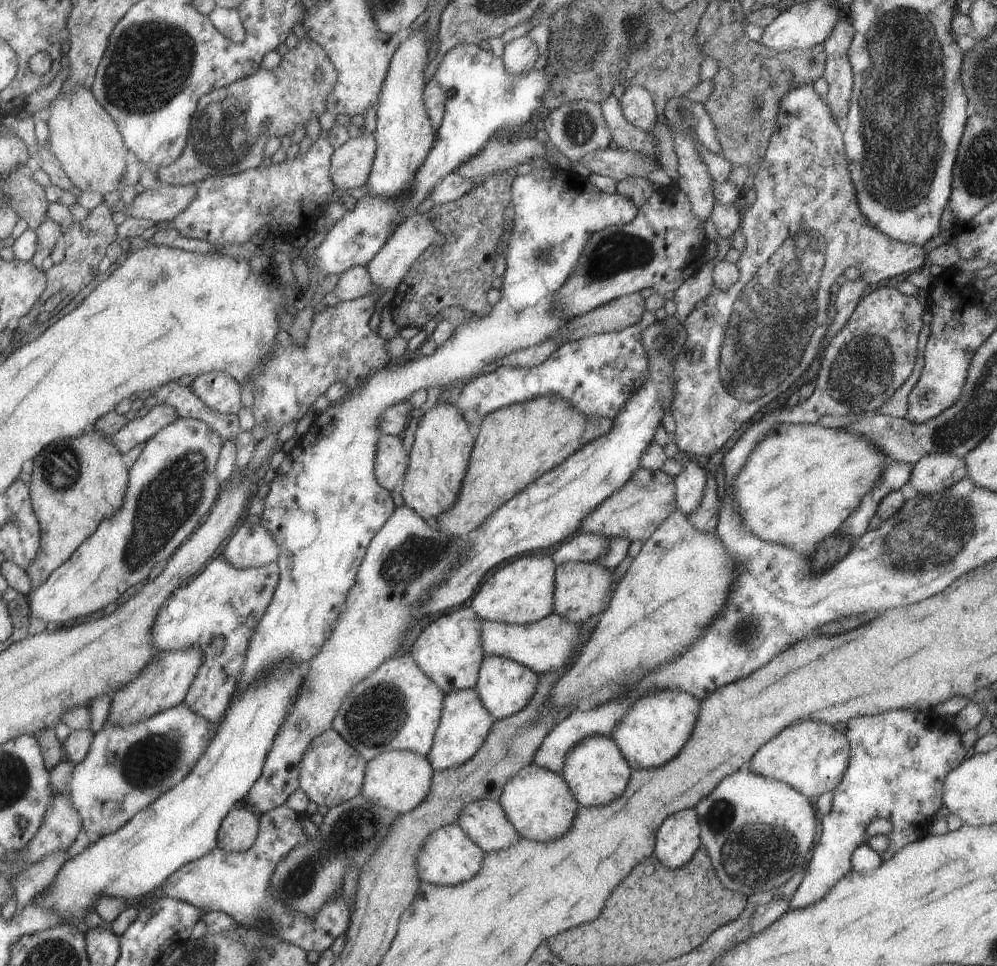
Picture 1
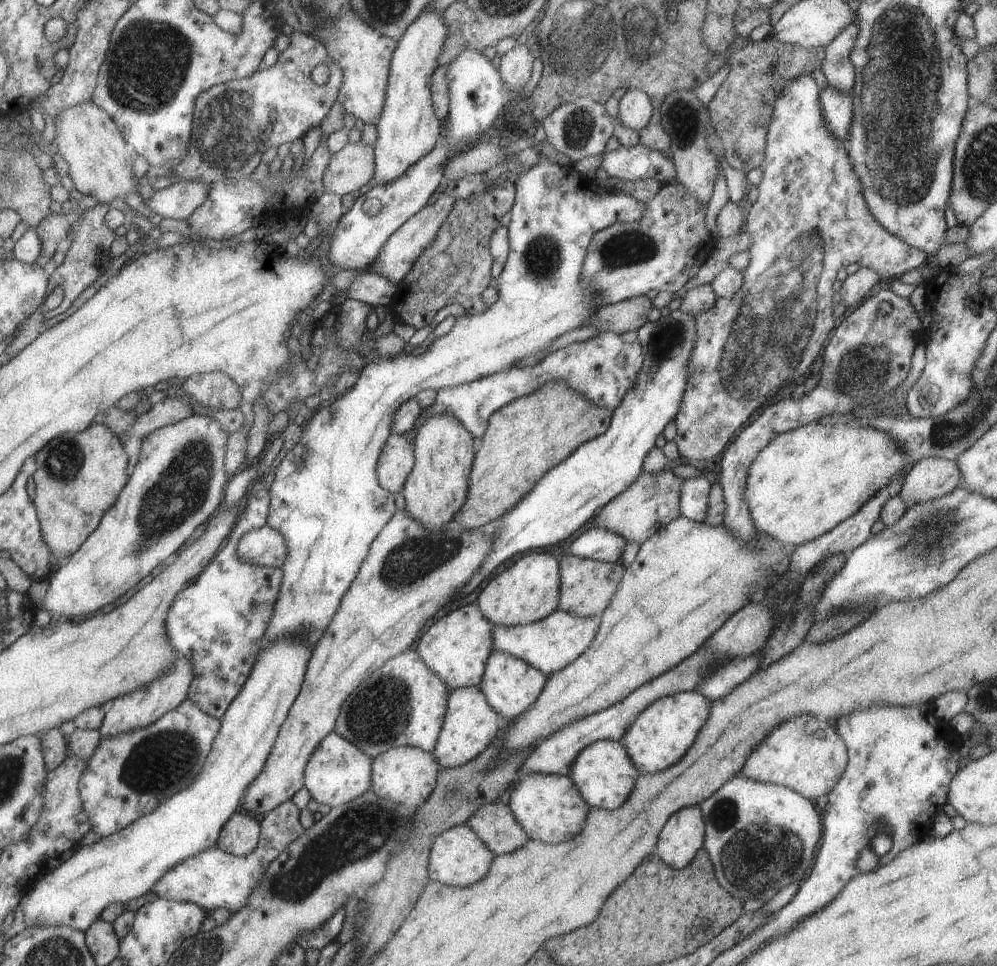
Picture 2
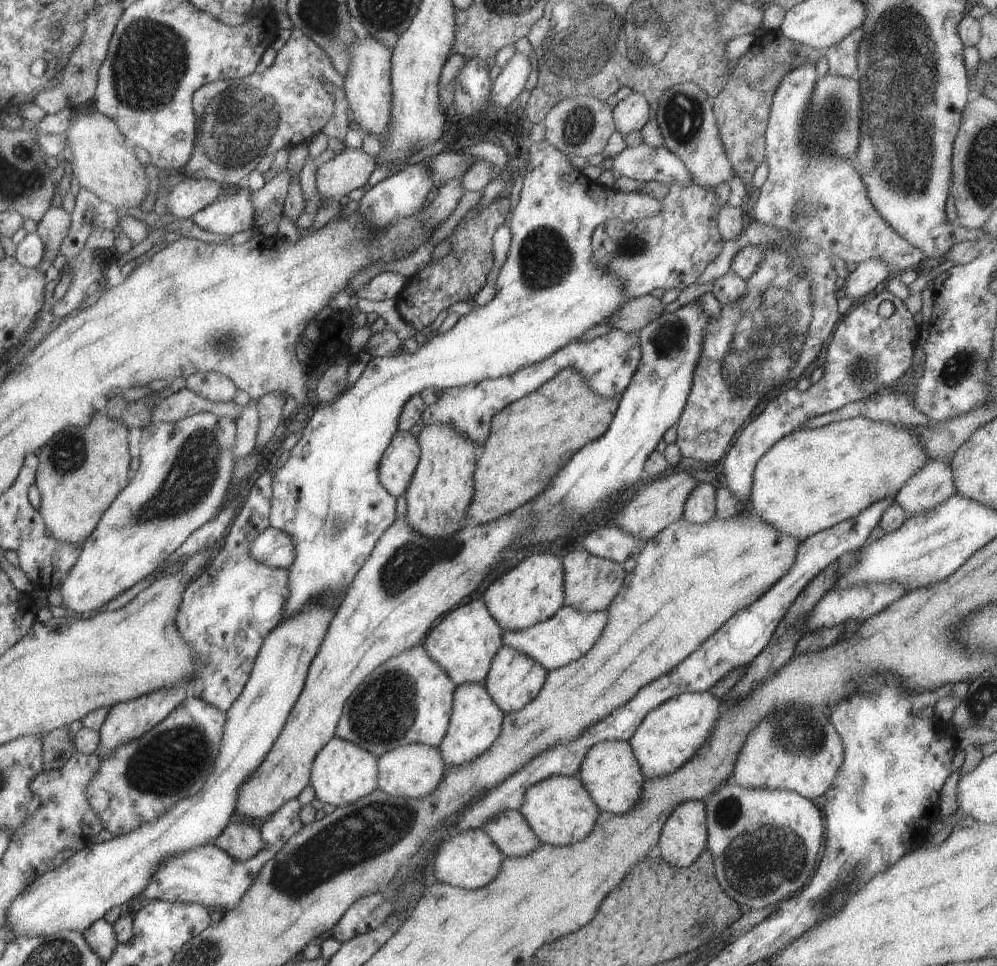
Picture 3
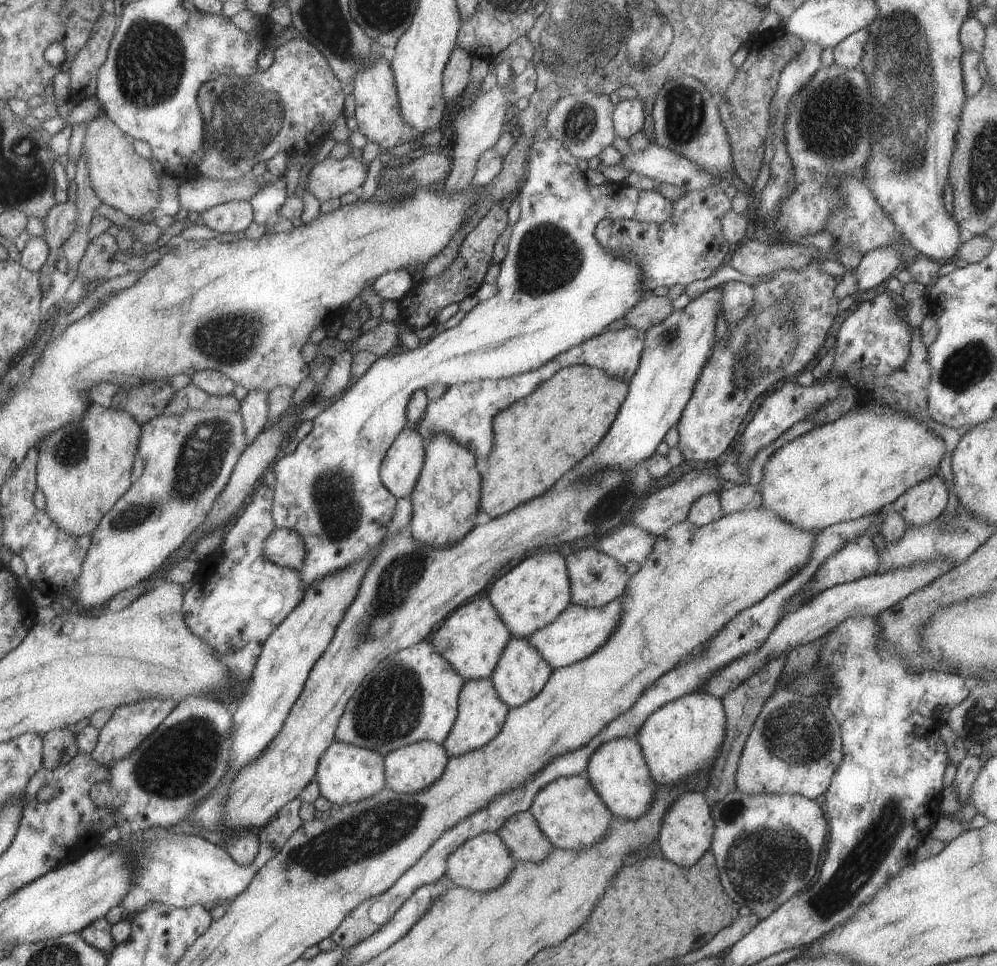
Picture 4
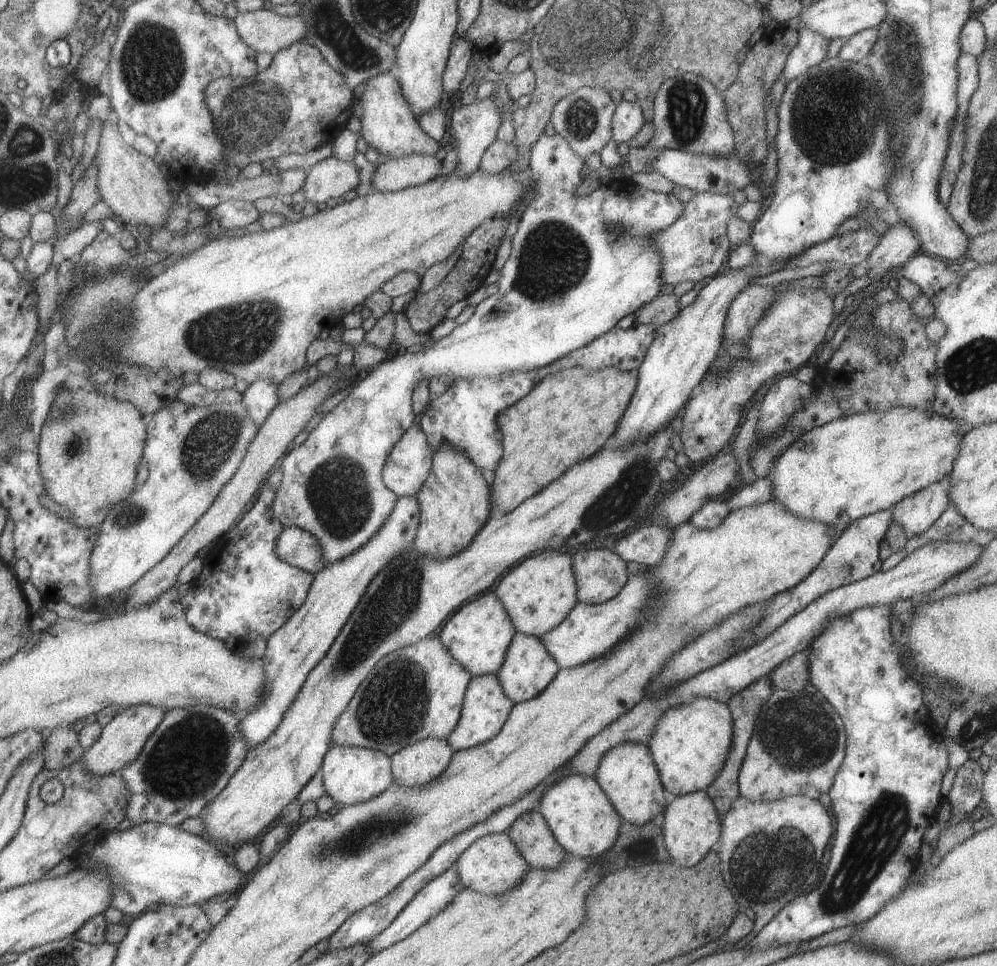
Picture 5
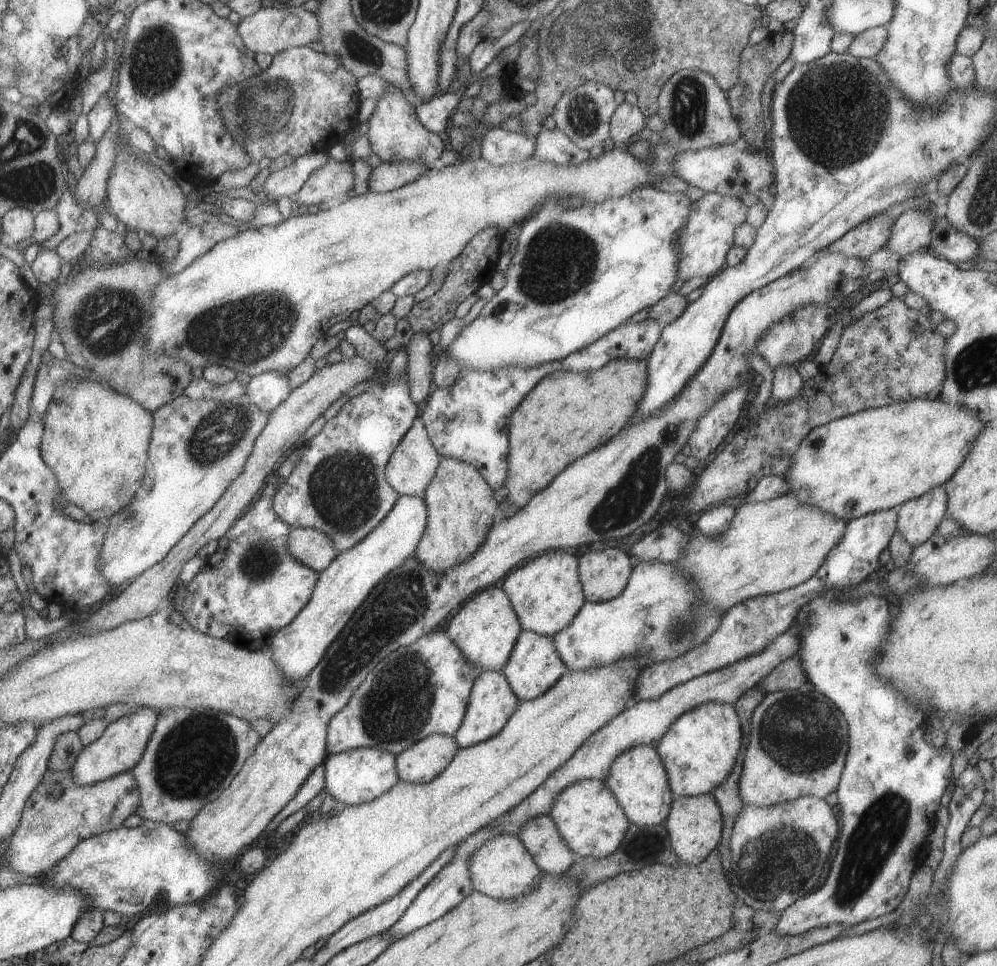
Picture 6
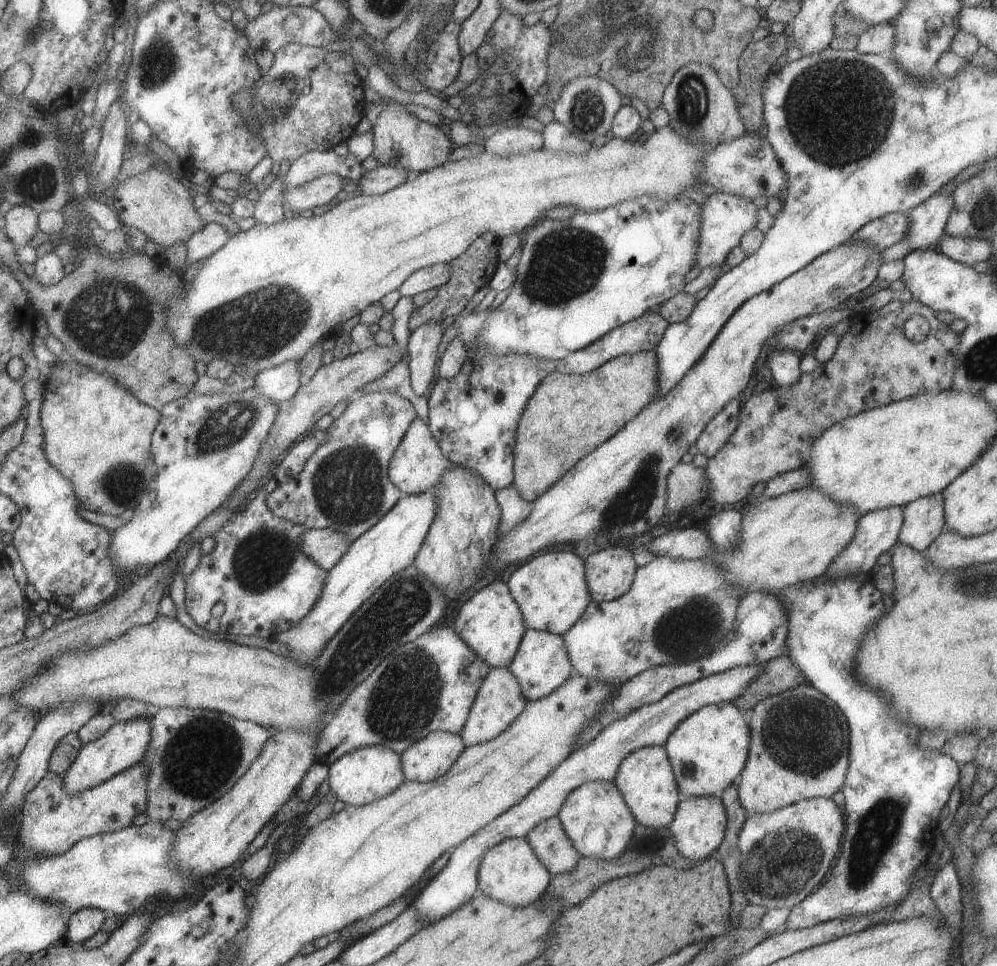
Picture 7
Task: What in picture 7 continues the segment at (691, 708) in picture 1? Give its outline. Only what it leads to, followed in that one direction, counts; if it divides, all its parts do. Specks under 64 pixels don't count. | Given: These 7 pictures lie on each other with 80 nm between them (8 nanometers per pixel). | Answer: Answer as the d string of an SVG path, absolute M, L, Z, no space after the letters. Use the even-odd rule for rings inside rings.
M721 702L699 708L673 728L663 750L682 798L718 796L729 784L736 783L749 752L747 717L732 703Z

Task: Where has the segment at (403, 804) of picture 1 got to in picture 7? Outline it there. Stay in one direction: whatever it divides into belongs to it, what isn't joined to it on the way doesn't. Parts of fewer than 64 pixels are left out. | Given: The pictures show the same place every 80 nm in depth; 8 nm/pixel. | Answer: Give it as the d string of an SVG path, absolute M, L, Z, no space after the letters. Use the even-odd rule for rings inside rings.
M434 731L415 742L400 755L405 781L429 783L443 776L463 752L463 740L458 734Z

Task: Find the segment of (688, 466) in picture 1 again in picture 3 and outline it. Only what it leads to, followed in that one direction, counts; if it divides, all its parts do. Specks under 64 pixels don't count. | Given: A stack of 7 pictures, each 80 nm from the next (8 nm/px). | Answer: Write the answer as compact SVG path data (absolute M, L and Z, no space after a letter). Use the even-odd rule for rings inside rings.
M698 482L685 501L682 518L697 524L713 520L716 517L715 498L715 483Z

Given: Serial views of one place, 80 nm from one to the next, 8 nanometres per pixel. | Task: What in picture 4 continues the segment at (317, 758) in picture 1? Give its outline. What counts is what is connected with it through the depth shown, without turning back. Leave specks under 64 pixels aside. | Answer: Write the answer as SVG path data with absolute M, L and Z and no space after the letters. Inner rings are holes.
M333 741L323 751L317 763L315 781L318 782L320 795L339 806L370 797L386 787L383 761L384 756L375 751Z

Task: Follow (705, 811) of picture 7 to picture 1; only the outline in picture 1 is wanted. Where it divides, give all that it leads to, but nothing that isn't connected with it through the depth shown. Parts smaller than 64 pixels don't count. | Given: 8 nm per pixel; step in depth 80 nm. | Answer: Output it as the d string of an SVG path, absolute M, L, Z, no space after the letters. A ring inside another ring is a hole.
M694 808L665 818L655 836L653 856L663 867L677 869L693 857L700 846L699 824Z

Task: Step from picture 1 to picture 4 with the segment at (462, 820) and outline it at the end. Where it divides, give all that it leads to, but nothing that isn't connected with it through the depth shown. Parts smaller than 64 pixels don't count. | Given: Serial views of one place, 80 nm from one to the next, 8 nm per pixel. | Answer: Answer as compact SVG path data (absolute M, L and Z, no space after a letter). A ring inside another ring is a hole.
M529 811L514 814L496 833L515 861L540 863L554 847Z

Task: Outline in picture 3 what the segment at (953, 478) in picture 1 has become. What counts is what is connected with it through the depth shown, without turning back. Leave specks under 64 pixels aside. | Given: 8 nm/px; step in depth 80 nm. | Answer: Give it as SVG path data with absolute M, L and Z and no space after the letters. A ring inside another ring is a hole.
M930 458L893 497L901 510L911 516L930 511L955 492L950 466Z

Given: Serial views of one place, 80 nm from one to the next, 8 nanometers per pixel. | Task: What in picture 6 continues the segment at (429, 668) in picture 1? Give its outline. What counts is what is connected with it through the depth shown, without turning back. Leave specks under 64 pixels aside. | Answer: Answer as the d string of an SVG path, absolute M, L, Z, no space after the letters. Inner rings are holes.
M491 585L476 592L467 602L463 602L463 606L456 609L445 632L467 661L485 671L501 671L509 660L521 629L505 591L497 585Z

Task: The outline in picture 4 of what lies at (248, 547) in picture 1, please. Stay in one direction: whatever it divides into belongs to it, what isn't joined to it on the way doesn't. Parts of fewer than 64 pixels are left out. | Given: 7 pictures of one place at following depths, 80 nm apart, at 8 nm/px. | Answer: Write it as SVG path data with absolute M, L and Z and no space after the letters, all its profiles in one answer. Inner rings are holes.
M273 529L262 542L262 553L275 565L301 568L306 550L302 538L293 529Z

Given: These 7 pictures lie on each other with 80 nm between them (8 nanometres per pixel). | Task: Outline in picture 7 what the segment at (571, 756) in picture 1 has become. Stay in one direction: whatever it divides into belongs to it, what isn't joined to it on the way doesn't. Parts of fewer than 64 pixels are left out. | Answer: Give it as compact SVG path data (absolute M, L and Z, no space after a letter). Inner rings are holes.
M663 746L639 748L619 762L613 784L629 808L636 824L650 828L666 828L673 820L673 812L680 802L680 795L674 783L673 770L667 760Z

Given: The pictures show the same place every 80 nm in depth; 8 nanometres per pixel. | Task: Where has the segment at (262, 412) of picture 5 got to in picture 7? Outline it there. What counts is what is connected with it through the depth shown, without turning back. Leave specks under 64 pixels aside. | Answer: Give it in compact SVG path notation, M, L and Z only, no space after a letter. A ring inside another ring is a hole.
M289 360L254 374L253 388L273 404L289 400L299 388L299 362Z

